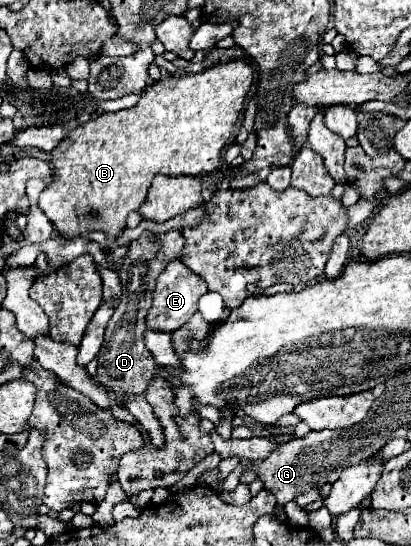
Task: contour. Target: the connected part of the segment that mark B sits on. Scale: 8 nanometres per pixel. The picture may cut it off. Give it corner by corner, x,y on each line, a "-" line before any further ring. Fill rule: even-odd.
230,59
228,63
218,63
218,65
212,65
208,69
204,69
202,73
194,73
194,75
168,75
166,79
160,79
160,81
154,81
138,99
138,103
132,107
132,109
122,109
122,111
116,111
116,113
102,113
94,119
90,119
88,123
76,127
74,131
70,131
56,149
52,149
50,153
50,163
52,163
52,171
54,171
54,181
40,193
40,209
46,213
46,217
52,221
52,225
64,235
64,237
76,237
80,235
82,231
104,231
108,235
108,243
112,243
124,229
124,223
126,223
126,217
130,211
136,211
144,199
146,199
146,193
148,193
148,187
154,179
154,175
162,173
162,175
204,175
204,173
210,173
214,169
218,169
220,165
220,157
222,157
222,149
226,147
226,143
230,143
230,137
232,137
232,131
234,131
234,123
238,121
238,115
240,111
244,109
244,103
246,103
246,97
248,97
248,91
254,83
254,65
248,63
248,61
242,61
242,59
-
90,209
96,209
98,215
90,215
90,213
84,213
84,211
90,211

